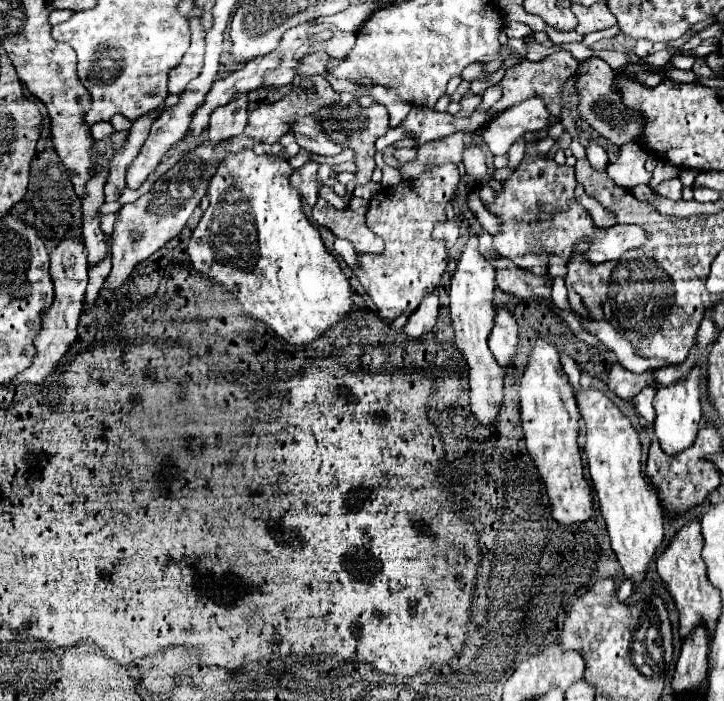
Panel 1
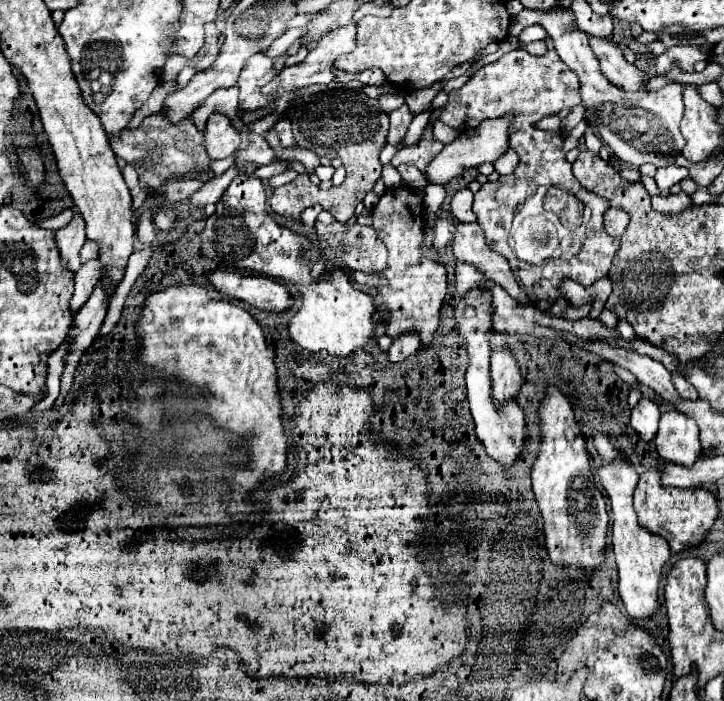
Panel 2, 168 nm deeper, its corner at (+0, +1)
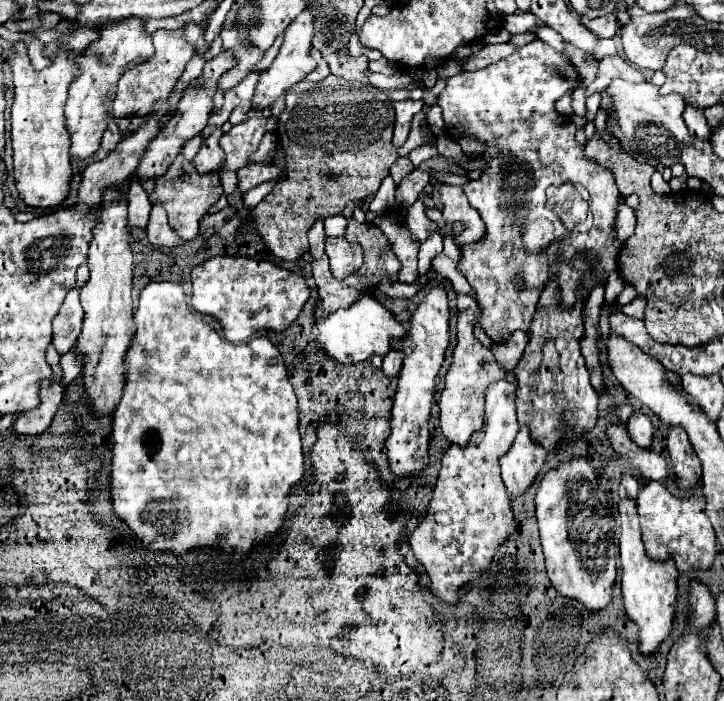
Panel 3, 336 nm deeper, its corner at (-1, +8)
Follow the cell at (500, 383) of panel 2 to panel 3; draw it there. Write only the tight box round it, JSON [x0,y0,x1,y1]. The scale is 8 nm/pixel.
[410,382,516,604]

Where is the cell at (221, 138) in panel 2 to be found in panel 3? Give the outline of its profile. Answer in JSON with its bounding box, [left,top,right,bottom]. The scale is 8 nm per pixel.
[194,128,222,172]

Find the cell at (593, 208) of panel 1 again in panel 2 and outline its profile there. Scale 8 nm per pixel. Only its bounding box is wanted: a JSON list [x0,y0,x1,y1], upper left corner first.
[605,207,629,237]

